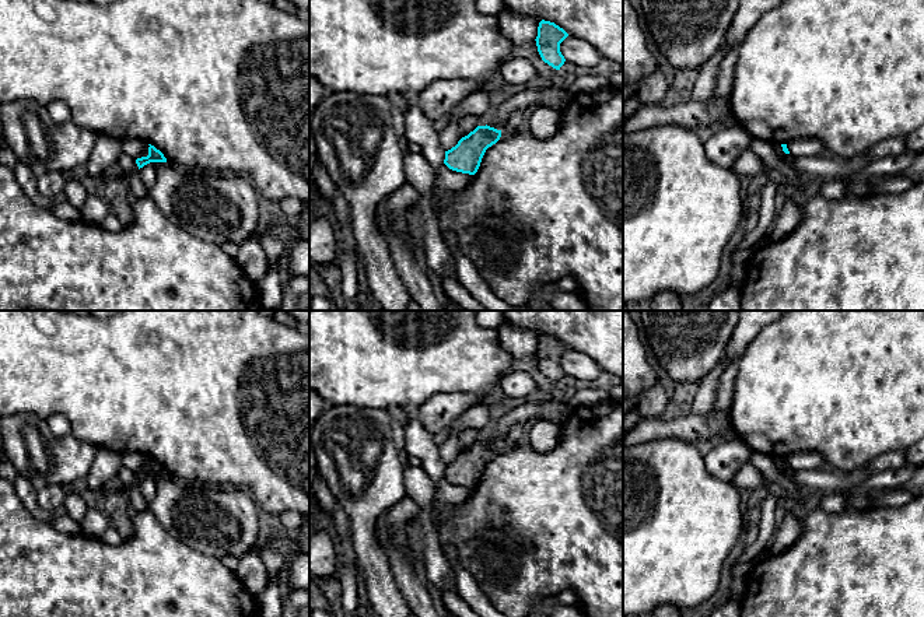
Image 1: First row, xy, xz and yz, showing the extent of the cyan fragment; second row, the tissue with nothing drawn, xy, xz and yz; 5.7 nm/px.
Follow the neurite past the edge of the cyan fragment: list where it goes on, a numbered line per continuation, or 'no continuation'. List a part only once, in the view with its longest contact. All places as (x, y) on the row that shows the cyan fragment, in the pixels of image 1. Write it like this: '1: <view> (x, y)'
no continuation

